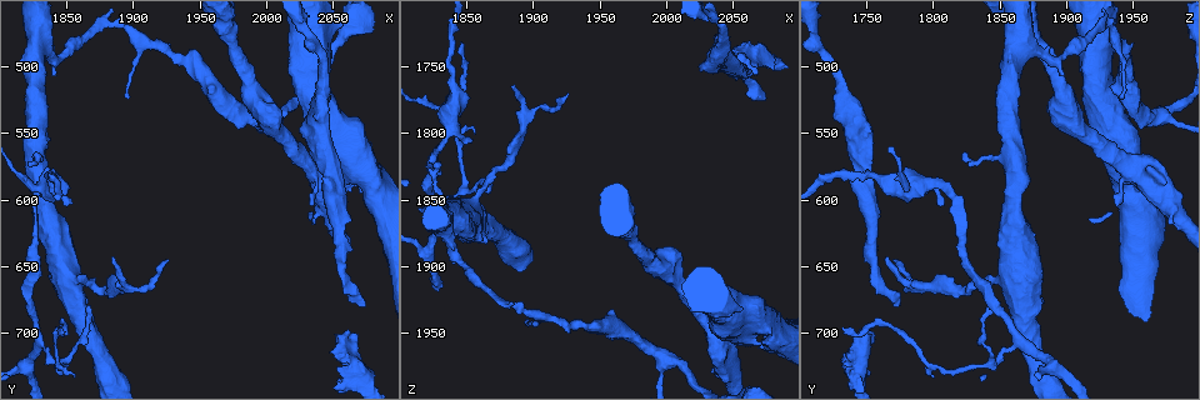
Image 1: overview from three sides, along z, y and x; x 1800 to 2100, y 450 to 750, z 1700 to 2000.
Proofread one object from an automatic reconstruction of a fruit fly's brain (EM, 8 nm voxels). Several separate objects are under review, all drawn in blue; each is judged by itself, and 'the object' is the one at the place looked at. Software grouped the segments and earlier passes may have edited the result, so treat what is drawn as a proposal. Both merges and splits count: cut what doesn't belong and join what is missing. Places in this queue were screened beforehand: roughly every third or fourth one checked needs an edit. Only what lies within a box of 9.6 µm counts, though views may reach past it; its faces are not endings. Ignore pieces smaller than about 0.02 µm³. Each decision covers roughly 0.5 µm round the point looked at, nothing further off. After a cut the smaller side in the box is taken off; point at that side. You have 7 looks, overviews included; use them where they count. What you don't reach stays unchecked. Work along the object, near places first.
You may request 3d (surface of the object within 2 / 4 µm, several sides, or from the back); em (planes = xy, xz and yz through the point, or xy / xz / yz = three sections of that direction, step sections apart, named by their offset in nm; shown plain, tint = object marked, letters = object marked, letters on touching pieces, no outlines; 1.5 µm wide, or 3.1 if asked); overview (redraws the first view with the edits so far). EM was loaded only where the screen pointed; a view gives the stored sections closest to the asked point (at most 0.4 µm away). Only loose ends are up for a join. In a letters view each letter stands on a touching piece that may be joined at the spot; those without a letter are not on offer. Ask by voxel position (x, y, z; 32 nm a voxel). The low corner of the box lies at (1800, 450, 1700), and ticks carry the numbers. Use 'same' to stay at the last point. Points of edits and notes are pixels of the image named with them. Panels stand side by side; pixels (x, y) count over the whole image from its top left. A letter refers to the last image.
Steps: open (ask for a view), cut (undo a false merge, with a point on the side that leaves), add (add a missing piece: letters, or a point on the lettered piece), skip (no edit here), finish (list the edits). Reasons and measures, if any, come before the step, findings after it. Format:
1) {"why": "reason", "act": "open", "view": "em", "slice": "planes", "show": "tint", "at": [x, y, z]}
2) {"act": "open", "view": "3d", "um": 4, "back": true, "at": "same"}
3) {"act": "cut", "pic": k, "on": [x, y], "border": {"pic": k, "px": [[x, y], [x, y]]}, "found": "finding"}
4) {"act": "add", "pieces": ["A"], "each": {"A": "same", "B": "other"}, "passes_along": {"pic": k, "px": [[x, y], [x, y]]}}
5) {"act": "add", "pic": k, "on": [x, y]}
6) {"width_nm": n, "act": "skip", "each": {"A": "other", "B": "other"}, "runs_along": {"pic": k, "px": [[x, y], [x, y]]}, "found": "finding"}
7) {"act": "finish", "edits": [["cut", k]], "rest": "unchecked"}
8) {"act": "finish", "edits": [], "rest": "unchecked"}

{"why": "free end", "act": "open", "view": "3d", "um": 4, "at": [2074, 682, 1770]}

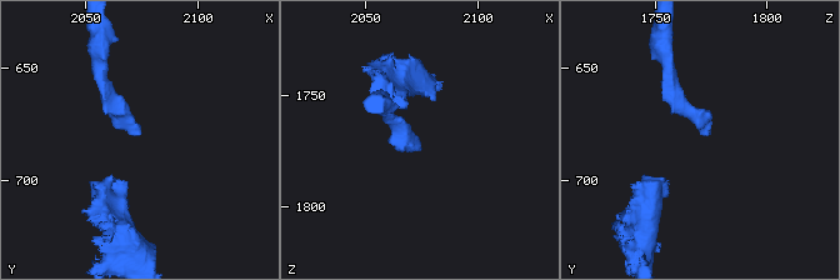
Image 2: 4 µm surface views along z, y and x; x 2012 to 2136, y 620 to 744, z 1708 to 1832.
{"act": "open", "view": "em", "slice": "xy", "step": 4, "show": "letters", "at": [2073, 680, 1772]}

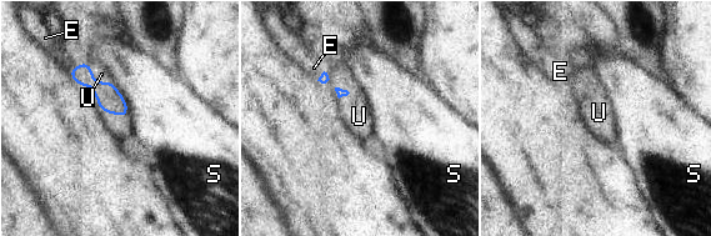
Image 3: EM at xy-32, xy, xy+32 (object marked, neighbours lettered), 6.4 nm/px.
{"why": "cut it another way", "act": "open", "view": "em", "slice": "planes", "show": "letters", "at": "same"}

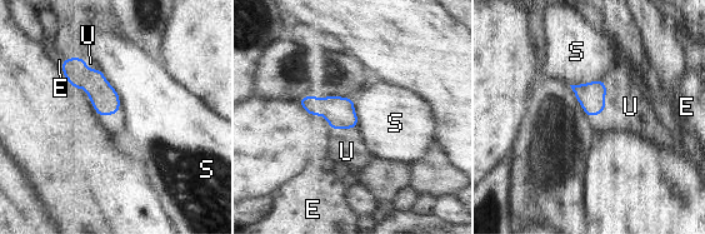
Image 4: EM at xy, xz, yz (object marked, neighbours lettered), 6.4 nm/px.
{"width_nm": 180, "act": "add", "pieces": ["U"], "each": {"E": "other", "S": "other", "U": "same"}, "passes_along": {"pic": 4, "px": [[591, 96], [605, 103], [630, 106]]}, "found": "the neuron continues"}

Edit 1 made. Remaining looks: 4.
{"why": "free end", "act": "open", "view": "em", "slice": "yz", "step": 8, "show": "letters", "at": [1858, 734, 1800]}

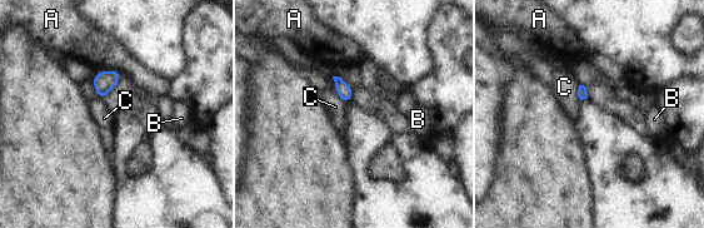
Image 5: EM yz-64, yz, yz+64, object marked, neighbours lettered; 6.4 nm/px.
{"longest_contact_nm": ["C", 190], "act": "skip", "each": {"A": "other", "B": "other", "C": "other"}, "border": {"pic": 5, "px": [[331, 77], [335, 92], [344, 103]]}, "found": "no lettered piece goes on from it"}

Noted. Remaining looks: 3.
{"act": "finish", "edits": [["add", 4]], "rest": "unchecked"}

